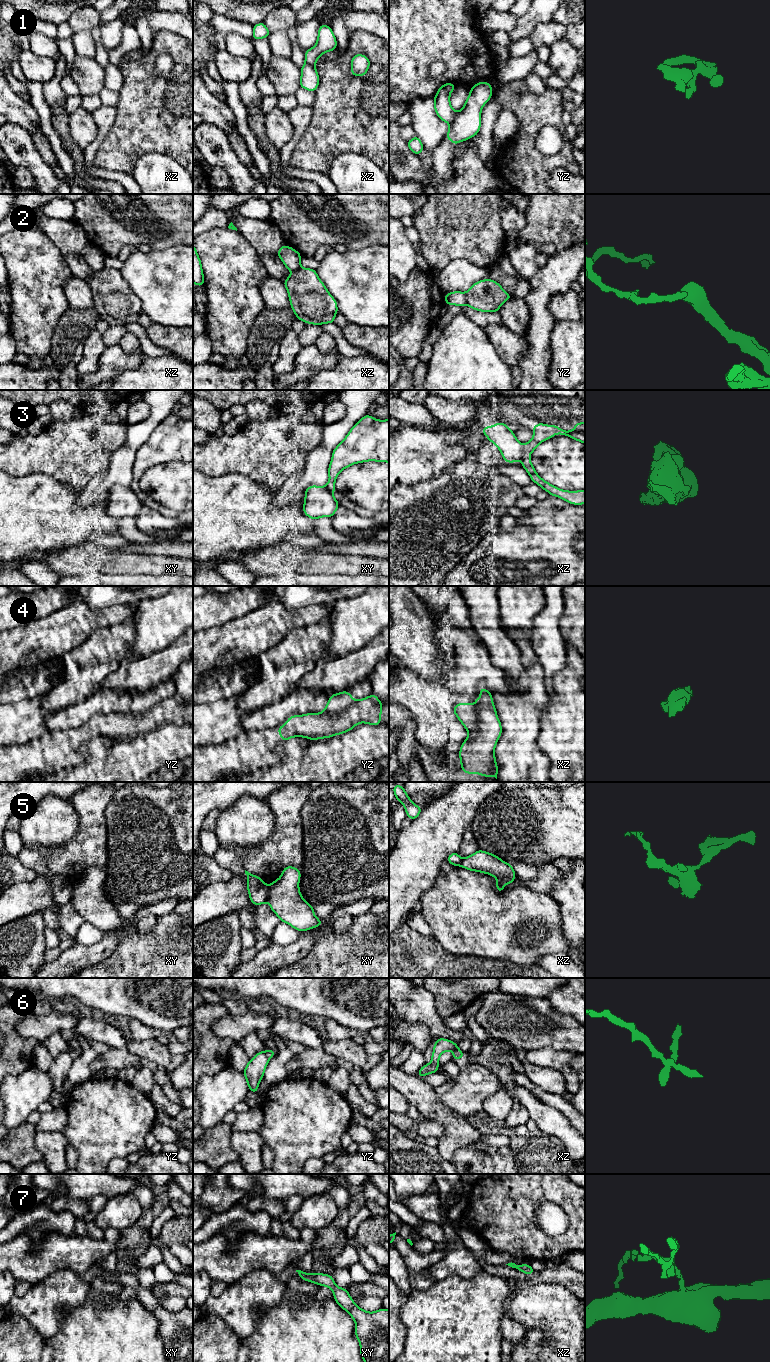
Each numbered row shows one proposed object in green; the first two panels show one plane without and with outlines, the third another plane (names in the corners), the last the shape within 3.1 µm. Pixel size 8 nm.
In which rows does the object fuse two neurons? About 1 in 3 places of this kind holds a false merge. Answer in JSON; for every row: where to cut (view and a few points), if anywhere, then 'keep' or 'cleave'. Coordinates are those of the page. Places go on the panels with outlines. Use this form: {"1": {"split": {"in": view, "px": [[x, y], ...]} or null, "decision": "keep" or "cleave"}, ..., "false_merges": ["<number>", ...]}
{"1": {"split": {"in": "yz", "px": [[456, 113], [455, 119], [449, 125]]}, "decision": "cleave"}, "2": {"split": null, "decision": "keep"}, "3": {"split": {"in": "xz", "px": [[523, 448], [521, 459]]}, "decision": "cleave"}, "4": {"split": {"in": "yz", "px": [[353, 699], [342, 710], [322, 713]]}, "decision": "cleave"}, "5": {"split": null, "decision": "keep"}, "6": {"split": null, "decision": "keep"}, "7": {"split": null, "decision": "keep"}, "false_merges": ["1", "3", "4"]}

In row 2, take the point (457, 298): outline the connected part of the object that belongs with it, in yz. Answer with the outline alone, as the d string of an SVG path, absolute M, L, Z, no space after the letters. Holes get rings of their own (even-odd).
M485 279L477 281L467 292L454 291L445 294L445 304L464 306L468 305L470 308L482 312L498 312L499 308L513 296L509 295L503 290L501 285L492 279Z

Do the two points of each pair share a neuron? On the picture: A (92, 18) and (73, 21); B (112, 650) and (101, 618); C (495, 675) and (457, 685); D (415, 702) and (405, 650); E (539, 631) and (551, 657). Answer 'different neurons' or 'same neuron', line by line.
A: same neuron
B: different neurons
C: same neuron
D: different neurons
E: same neuron

